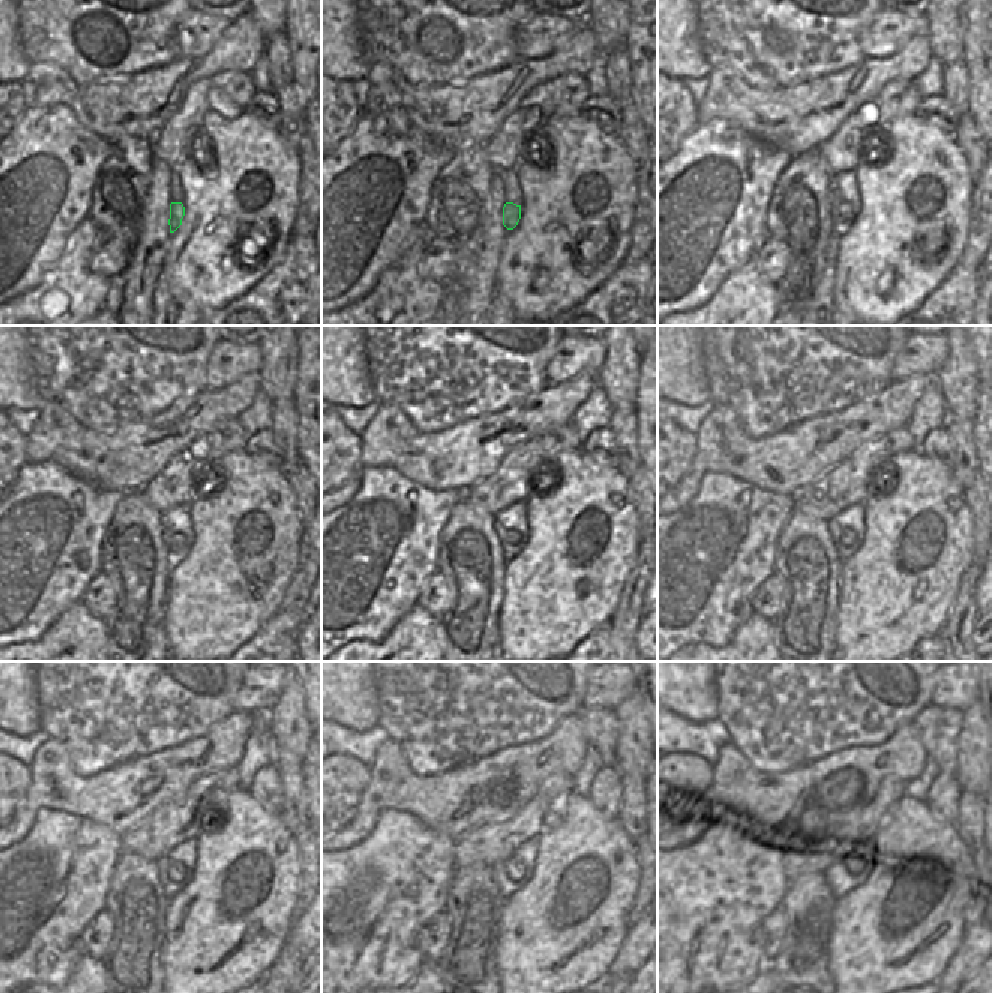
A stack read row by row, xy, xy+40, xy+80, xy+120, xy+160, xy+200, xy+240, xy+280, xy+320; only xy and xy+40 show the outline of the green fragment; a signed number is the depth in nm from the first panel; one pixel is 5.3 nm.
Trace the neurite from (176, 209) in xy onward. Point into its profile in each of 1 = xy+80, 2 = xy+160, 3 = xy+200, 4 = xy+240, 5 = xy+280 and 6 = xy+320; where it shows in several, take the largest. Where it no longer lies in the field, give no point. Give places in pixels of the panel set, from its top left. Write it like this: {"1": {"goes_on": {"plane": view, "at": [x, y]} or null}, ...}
{"1": {"goes_on": {"plane": "xy+80", "at": [844, 212]}}, "2": {"goes_on": {"plane": "xy+160", "at": [512, 537]}}, "3": {"goes_on": {"plane": "xy+200", "at": [847, 536]}}, "4": {"goes_on": {"plane": "xy+240", "at": [176, 872]}}, "5": {"goes_on": {"plane": "xy+280", "at": [514, 867]}}, "6": {"goes_on": {"plane": "xy+320", "at": [853, 864]}}}

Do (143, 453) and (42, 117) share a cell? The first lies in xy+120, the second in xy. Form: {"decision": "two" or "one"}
{"decision": "two"}

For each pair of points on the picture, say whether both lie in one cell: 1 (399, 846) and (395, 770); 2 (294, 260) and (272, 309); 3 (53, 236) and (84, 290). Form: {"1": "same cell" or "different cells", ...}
{"1": "different cells", "2": "same cell", "3": "different cells"}

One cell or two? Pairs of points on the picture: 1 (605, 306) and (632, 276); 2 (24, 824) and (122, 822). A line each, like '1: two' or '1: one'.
1: one
2: one

